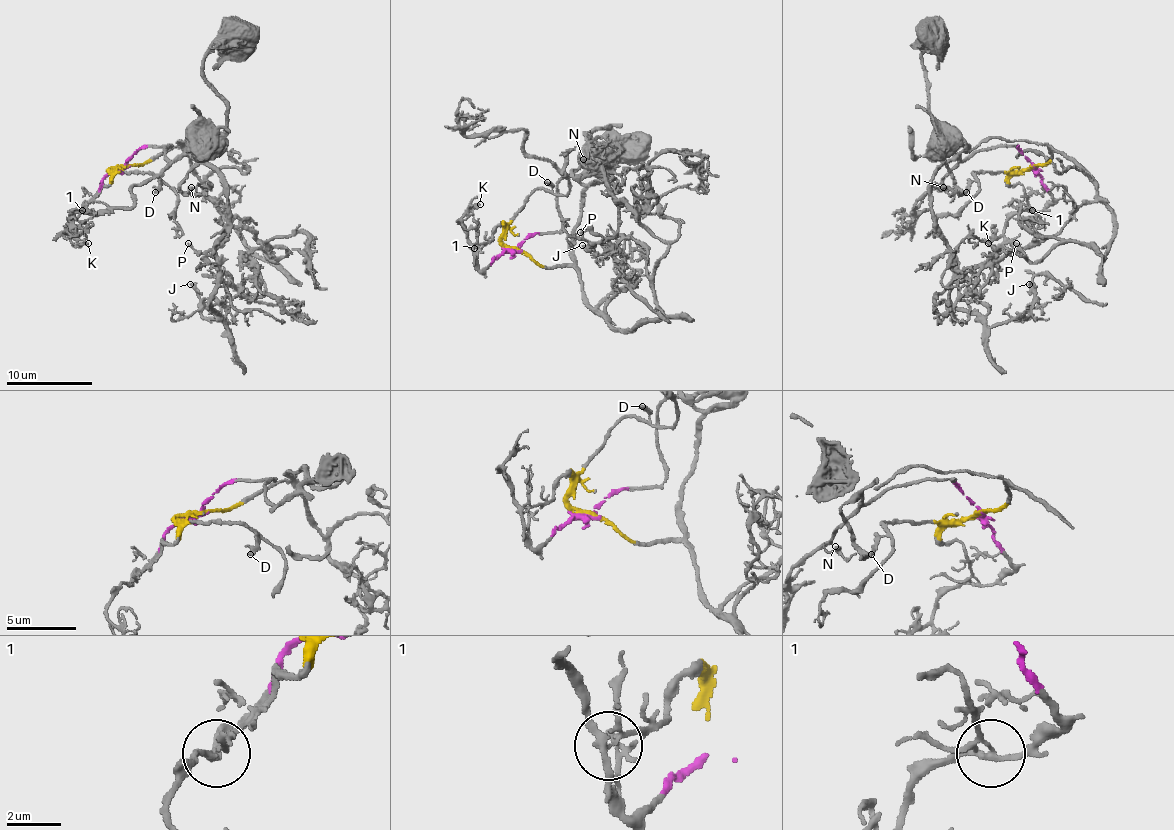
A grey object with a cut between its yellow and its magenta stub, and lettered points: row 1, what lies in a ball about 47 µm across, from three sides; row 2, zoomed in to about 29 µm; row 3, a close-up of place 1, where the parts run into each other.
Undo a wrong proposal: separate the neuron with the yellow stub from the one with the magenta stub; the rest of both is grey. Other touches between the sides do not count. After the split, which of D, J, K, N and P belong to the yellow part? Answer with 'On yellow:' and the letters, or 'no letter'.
On yellow: D, P

